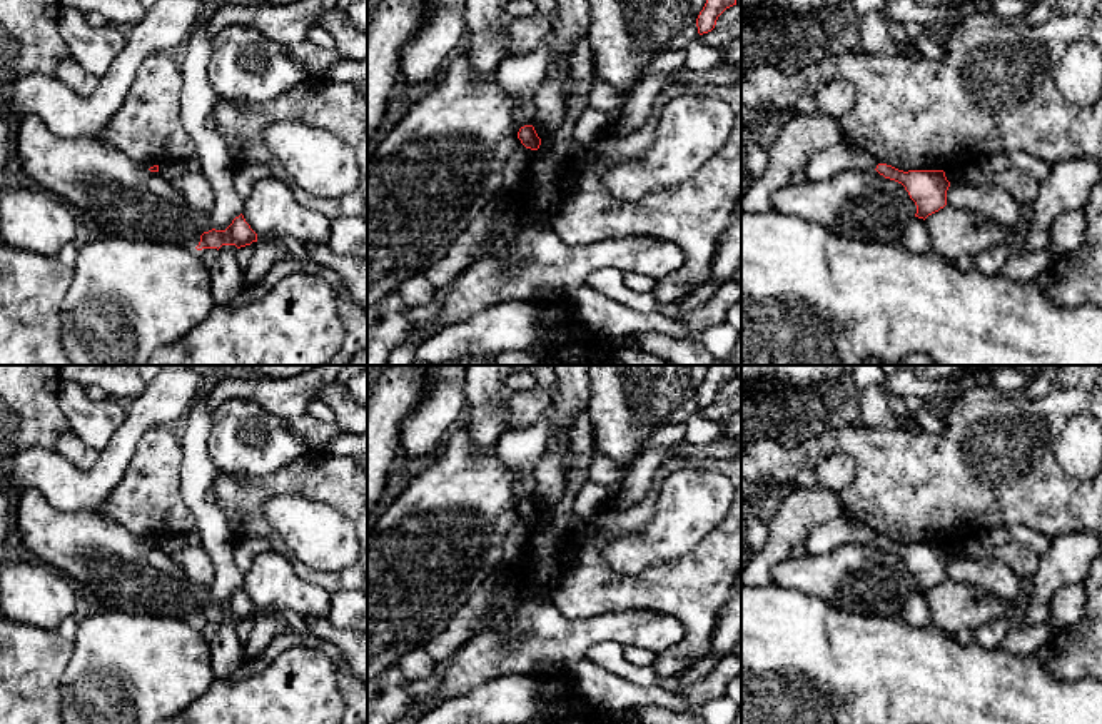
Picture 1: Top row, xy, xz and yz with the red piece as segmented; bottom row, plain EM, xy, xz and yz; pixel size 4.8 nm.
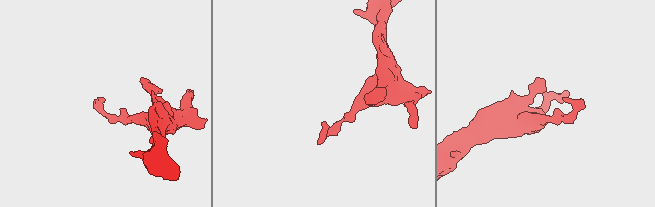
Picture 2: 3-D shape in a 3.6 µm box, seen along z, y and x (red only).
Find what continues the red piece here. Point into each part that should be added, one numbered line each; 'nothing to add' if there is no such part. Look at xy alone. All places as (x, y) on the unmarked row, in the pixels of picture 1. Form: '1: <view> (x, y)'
nothing to add

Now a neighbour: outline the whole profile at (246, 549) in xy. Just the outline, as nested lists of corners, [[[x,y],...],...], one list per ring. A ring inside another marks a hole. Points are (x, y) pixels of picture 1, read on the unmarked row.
[[[262,537],[234,539],[234,561],[242,574],[247,574],[254,559],[270,551],[270,544]]]

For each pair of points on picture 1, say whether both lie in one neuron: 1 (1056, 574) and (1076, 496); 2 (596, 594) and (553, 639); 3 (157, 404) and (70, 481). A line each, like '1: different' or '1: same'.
1: different
2: different
3: same

